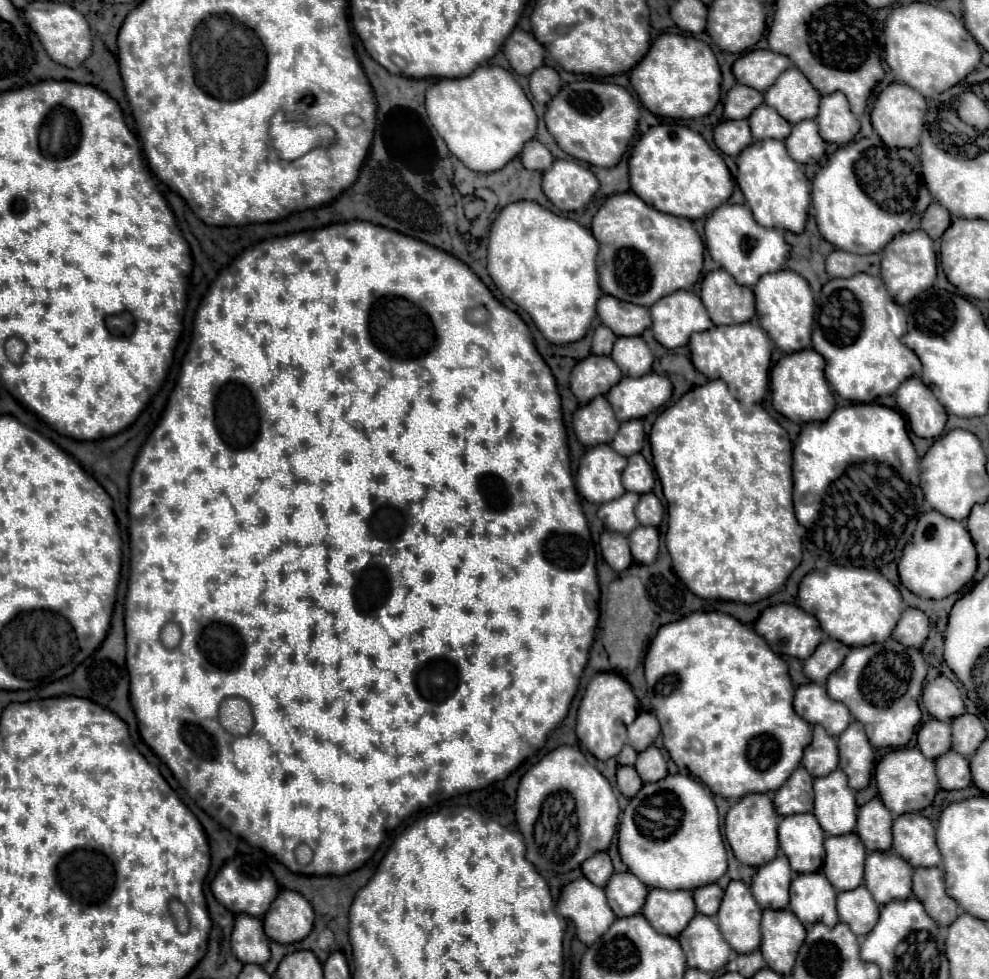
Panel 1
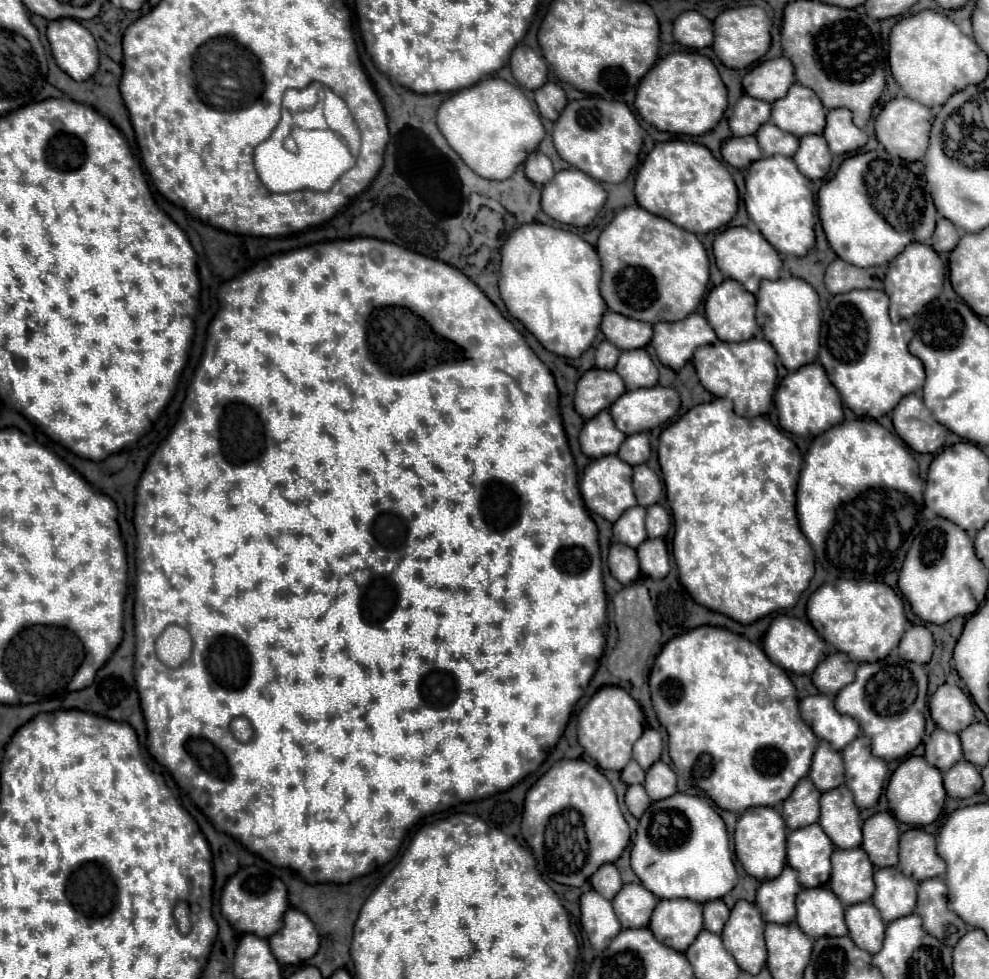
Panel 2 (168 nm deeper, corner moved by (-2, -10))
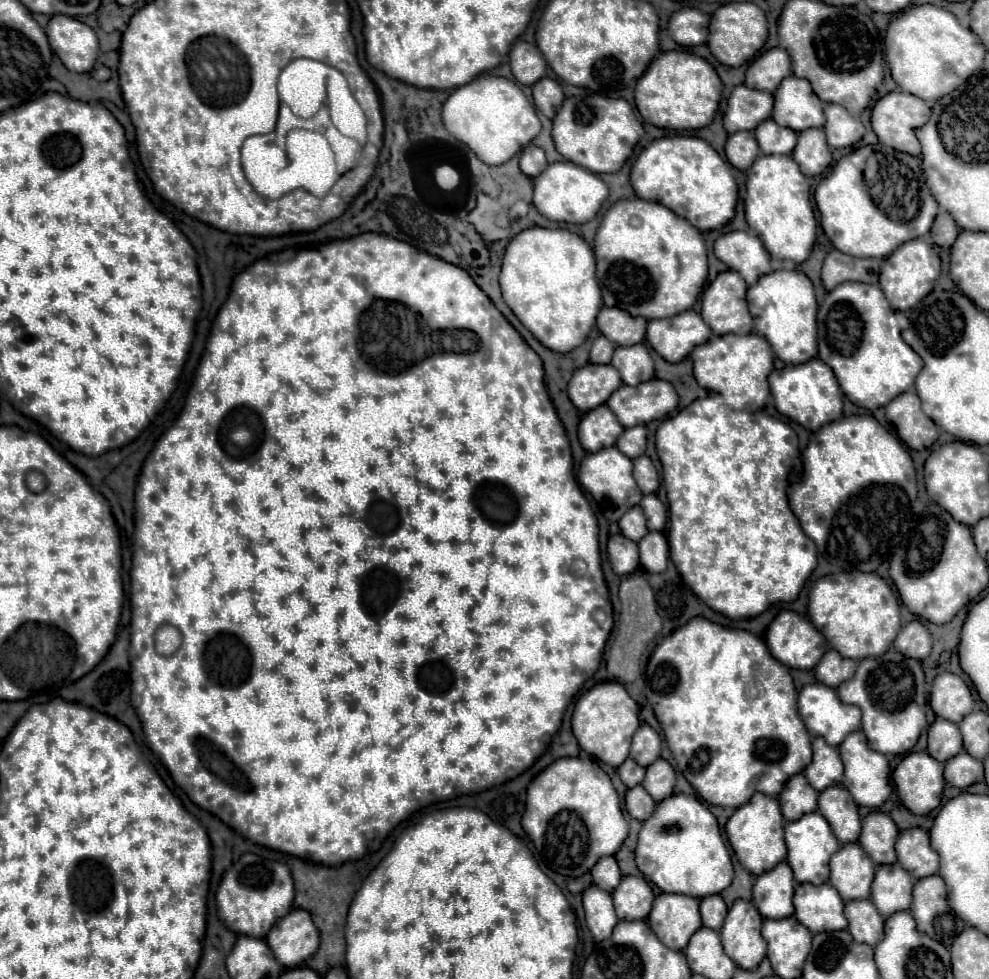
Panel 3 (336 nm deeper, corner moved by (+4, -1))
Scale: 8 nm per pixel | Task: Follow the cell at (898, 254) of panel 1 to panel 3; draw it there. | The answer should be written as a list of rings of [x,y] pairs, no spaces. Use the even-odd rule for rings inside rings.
[[[912,239],[908,243],[902,243],[890,257],[882,261],[880,287],[892,309],[906,311],[912,309],[920,299],[924,299],[928,291],[932,291],[938,275],[940,275],[940,257],[932,249],[932,245],[926,239]]]

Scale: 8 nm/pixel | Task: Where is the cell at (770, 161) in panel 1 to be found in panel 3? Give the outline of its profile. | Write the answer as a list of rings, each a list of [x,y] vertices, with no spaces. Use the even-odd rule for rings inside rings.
[[[760,155],[748,169],[746,221],[762,239],[766,251],[776,259],[802,263],[816,241],[816,217],[810,201],[810,183],[790,155]]]

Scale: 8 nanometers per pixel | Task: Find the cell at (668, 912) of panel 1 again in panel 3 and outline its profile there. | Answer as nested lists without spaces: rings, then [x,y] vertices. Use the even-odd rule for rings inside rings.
[[[660,893],[648,915],[648,923],[656,937],[672,949],[684,949],[690,935],[700,929],[698,901],[688,895]]]

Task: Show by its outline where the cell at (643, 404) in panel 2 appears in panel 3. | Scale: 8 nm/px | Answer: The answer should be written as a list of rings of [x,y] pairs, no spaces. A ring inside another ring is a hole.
[[[650,379],[636,387],[622,385],[606,403],[622,427],[634,427],[662,419],[678,405],[678,395],[668,381]]]

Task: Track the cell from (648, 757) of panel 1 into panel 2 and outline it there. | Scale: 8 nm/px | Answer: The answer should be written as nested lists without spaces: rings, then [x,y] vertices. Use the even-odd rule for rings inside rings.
[[[658,762],[646,772],[644,788],[652,800],[664,800],[666,796],[676,794],[676,774],[668,764]]]

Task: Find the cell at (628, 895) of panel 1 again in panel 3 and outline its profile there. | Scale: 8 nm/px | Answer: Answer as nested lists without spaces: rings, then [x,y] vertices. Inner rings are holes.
[[[628,875],[628,877],[622,877],[620,887],[612,891],[612,899],[614,899],[614,909],[618,919],[634,921],[634,919],[648,917],[652,909],[654,893],[644,877]]]

